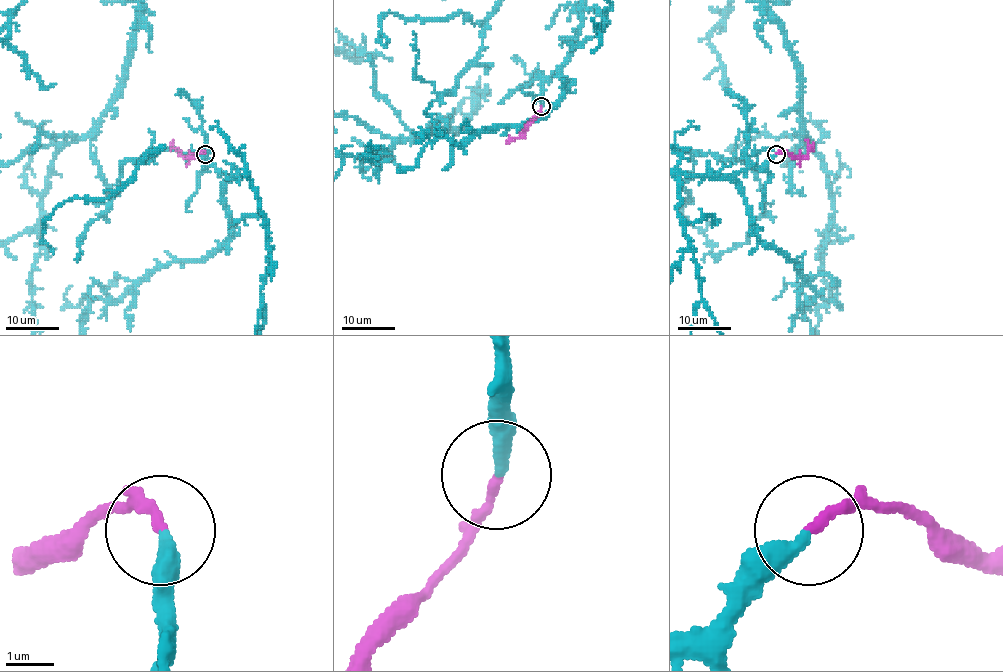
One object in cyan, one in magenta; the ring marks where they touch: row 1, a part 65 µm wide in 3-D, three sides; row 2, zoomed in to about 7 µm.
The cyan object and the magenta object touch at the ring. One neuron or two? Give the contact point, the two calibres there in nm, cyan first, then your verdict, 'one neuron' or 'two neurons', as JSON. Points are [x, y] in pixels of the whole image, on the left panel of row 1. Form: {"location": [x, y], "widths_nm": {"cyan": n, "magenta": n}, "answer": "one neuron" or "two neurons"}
{"location": [205, 154], "widths_nm": {"cyan": 320, "magenta": 200}, "answer": "one neuron"}

